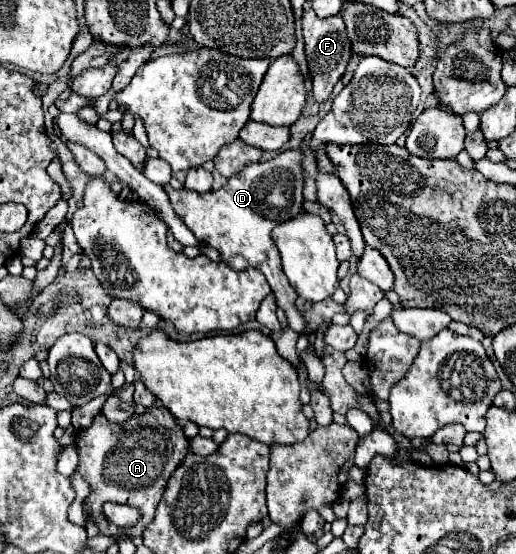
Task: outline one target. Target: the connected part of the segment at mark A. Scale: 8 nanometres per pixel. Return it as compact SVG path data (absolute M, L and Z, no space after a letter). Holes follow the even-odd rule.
M150 407L148 413L144 415L132 415L124 425L136 425L136 427L126 431L120 429L118 425L114 427L114 423L110 423L106 417L96 415L94 423L86 431L80 431L76 437L76 449L80 455L80 465L76 471L90 485L90 495L84 499L84 505L88 507L88 513L92 521L98 525L102 535L124 533L122 529L106 523L104 515L100 513L102 503L106 501L138 507L142 511L142 519L134 529L146 529L146 525L152 523L154 509L160 503L160 497L164 495L170 475L188 453L188 439L184 437L182 427L164 407ZM124 435L132 437L130 447L122 443L126 439Z

